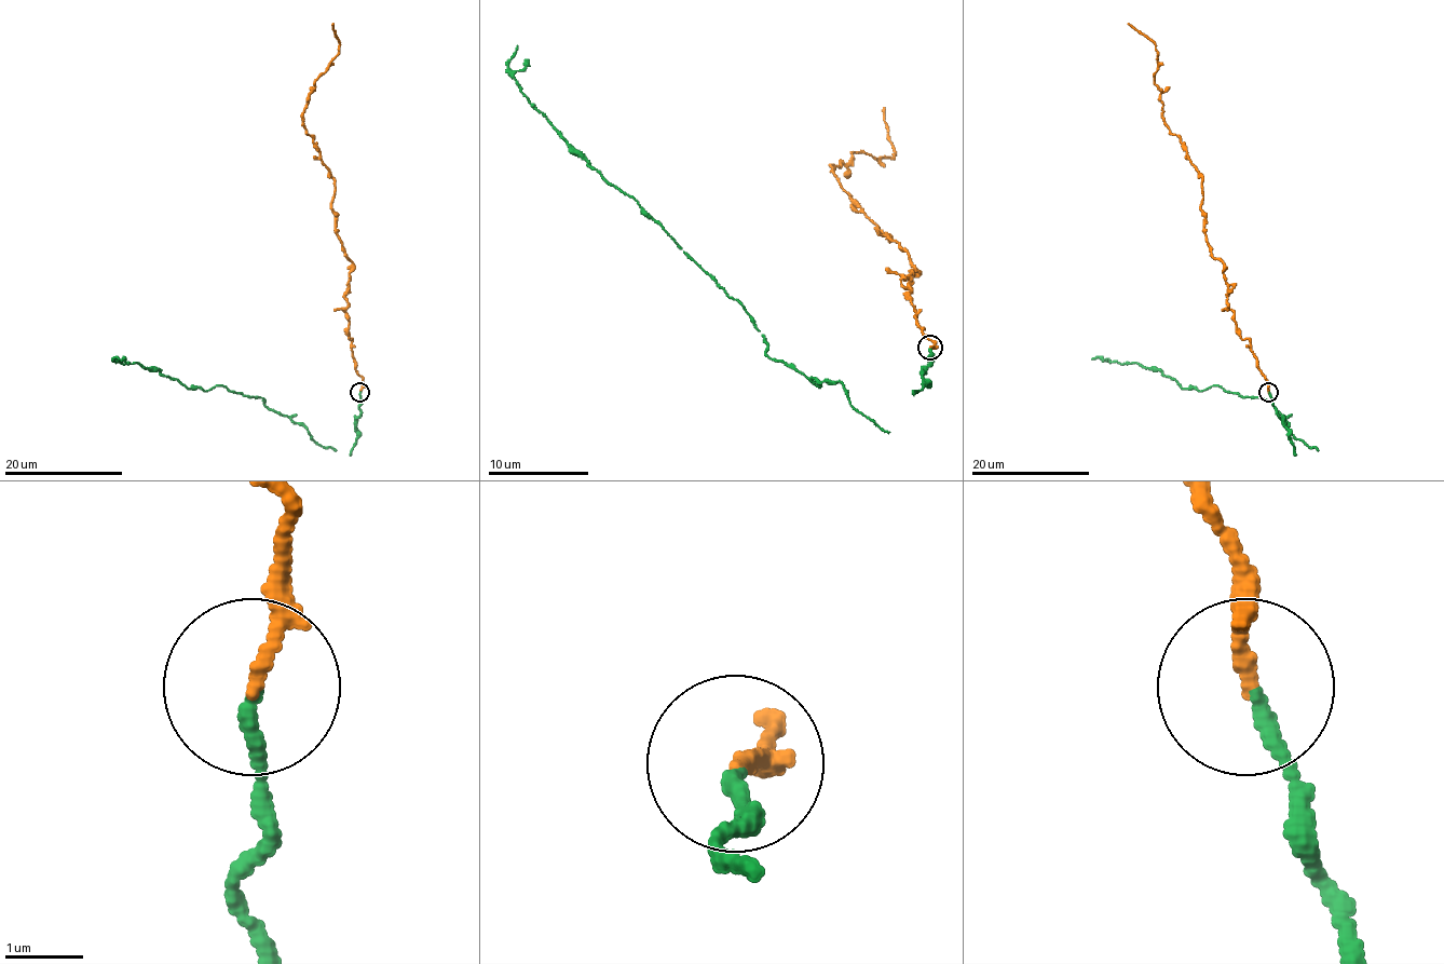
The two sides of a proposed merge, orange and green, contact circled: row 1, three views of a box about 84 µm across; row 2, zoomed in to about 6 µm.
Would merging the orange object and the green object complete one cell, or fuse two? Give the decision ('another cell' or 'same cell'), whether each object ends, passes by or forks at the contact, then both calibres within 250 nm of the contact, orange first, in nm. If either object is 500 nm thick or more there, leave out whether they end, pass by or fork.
same cell | orange ends | green ends | 180/180 nm

